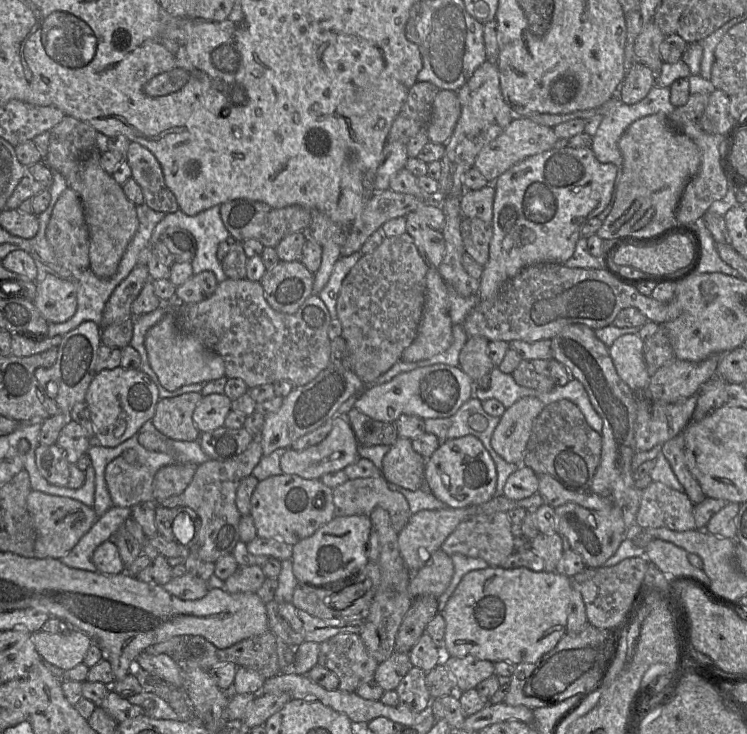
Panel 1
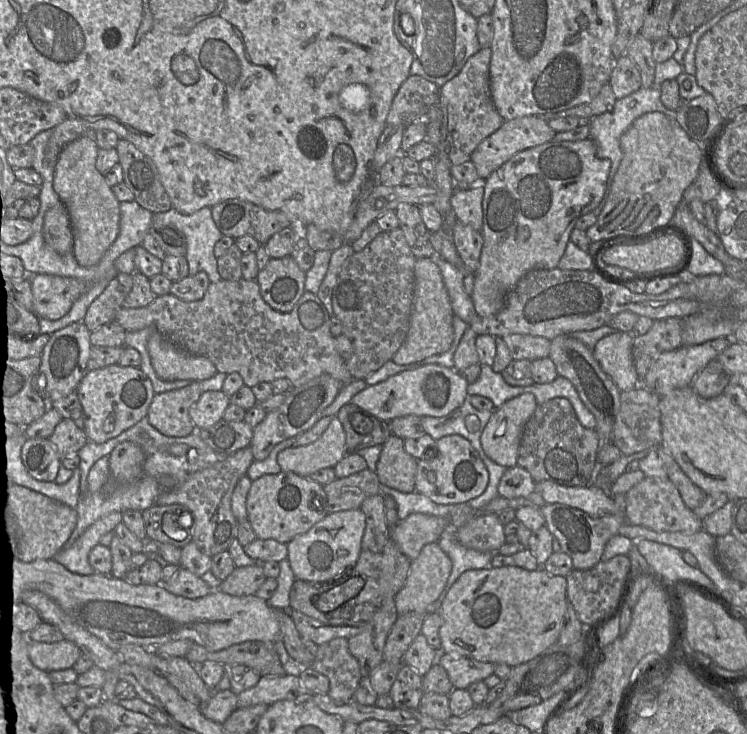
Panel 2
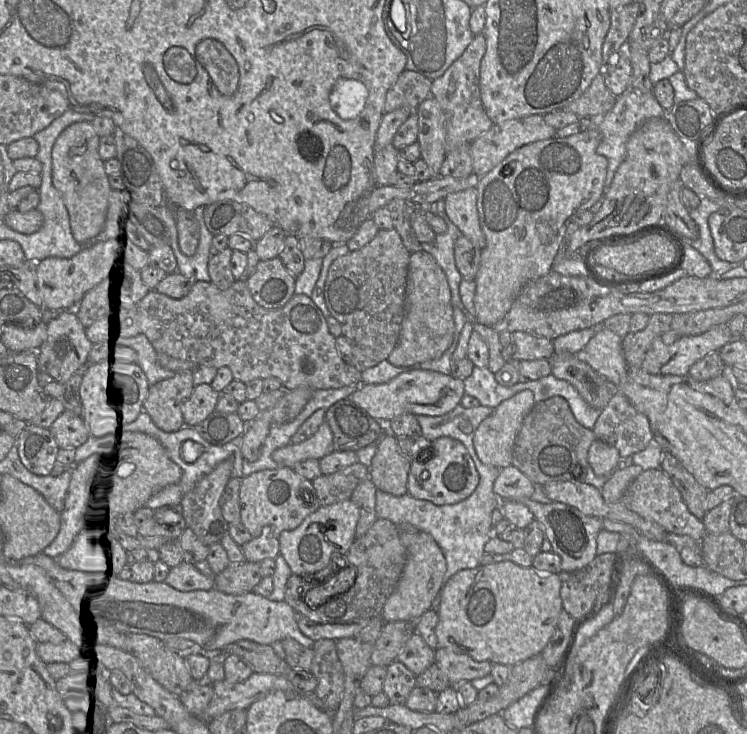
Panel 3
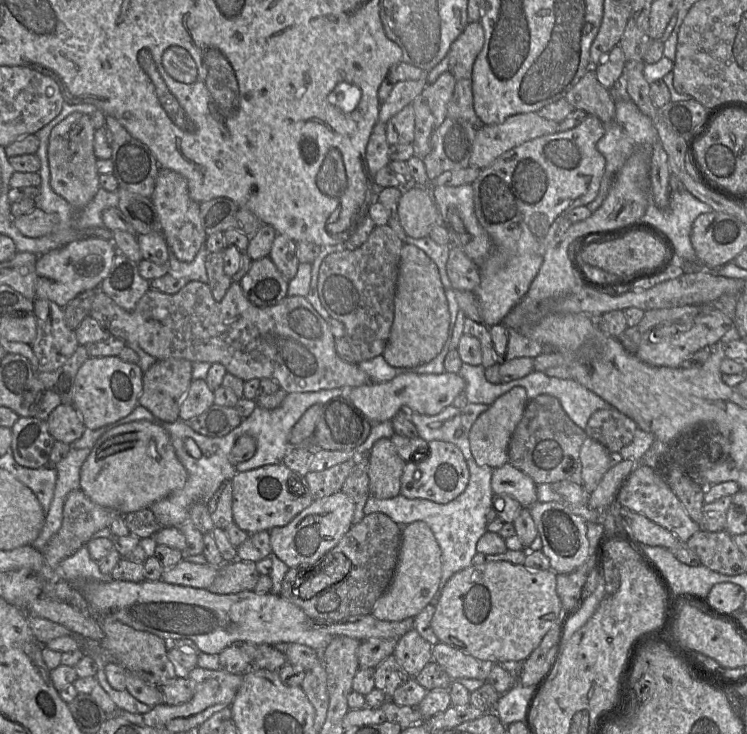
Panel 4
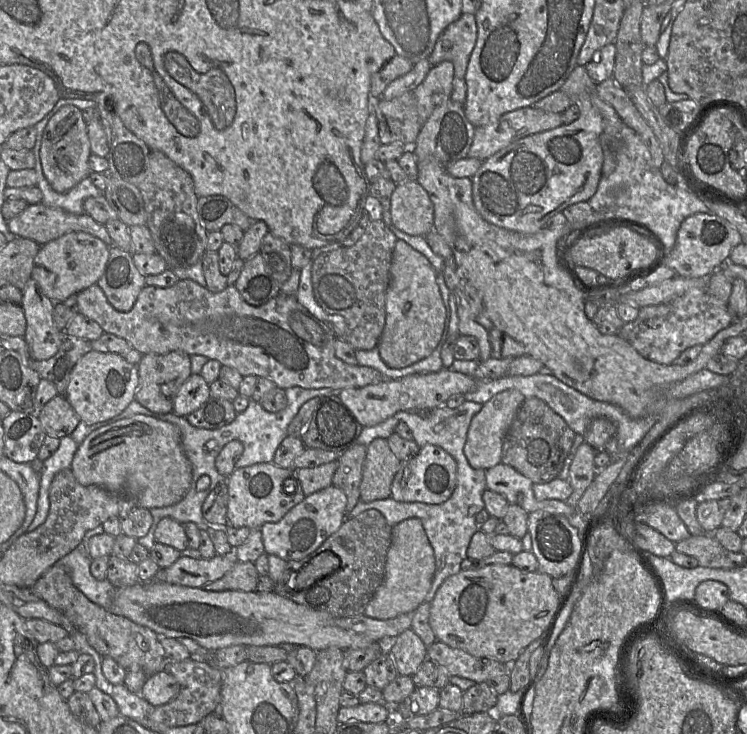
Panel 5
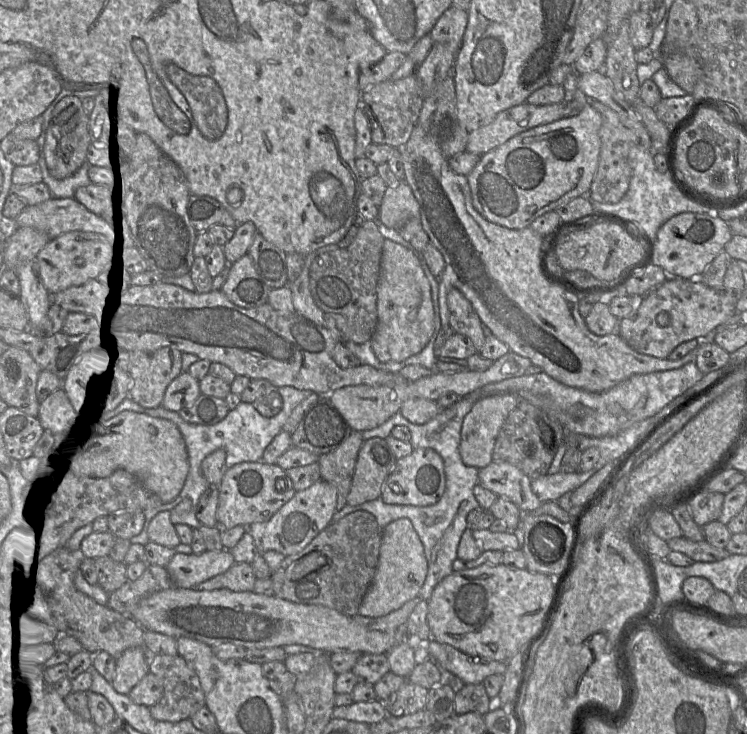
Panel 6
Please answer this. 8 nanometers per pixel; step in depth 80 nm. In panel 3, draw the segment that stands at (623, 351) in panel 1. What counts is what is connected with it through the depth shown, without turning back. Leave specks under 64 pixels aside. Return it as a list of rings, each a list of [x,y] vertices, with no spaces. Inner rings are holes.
[[[603,327],[575,356],[615,386],[619,386],[626,381],[628,374],[628,364],[622,350],[622,339]]]

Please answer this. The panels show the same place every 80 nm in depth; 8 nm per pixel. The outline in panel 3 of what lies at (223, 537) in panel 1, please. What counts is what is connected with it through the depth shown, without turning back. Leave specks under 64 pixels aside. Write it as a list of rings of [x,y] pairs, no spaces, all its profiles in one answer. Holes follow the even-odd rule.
[[[229,458],[221,462],[211,473],[204,476],[195,486],[184,495],[180,502],[180,512],[185,518],[185,526],[189,527],[198,539],[210,546],[220,543],[224,535],[228,534],[229,524],[222,516],[220,500],[225,487],[233,477],[234,462]]]

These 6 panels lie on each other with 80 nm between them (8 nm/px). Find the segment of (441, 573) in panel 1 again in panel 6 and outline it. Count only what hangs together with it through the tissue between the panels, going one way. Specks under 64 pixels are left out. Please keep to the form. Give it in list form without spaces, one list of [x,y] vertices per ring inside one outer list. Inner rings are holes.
[[[397,519],[383,528],[377,570],[358,610],[364,617],[381,617],[419,596],[428,572],[423,544],[411,521]]]

